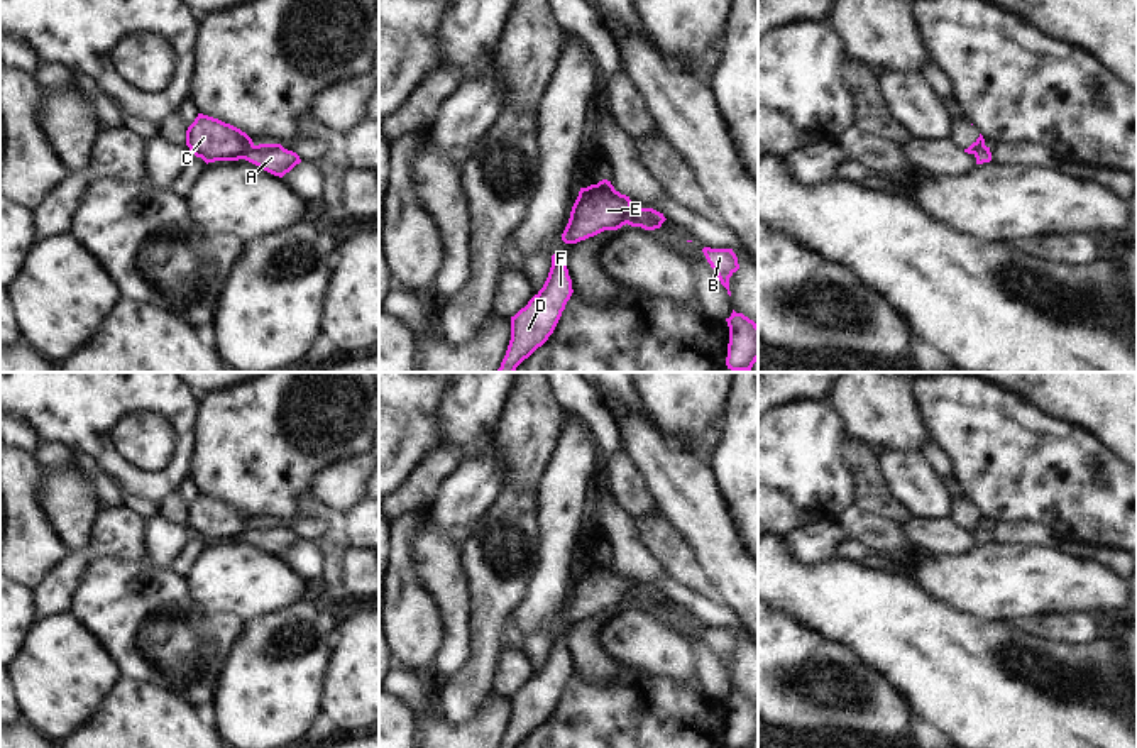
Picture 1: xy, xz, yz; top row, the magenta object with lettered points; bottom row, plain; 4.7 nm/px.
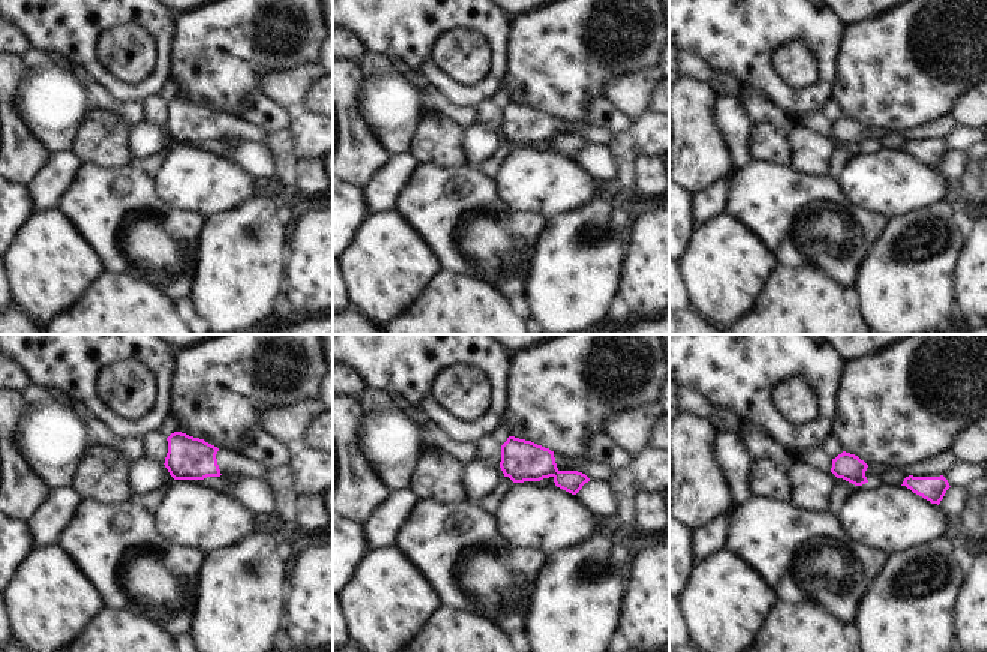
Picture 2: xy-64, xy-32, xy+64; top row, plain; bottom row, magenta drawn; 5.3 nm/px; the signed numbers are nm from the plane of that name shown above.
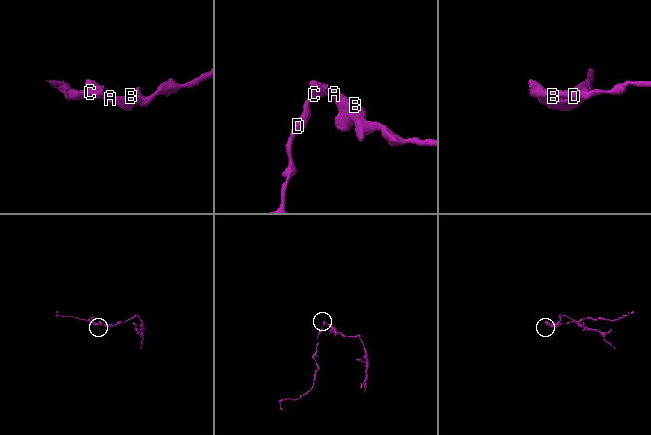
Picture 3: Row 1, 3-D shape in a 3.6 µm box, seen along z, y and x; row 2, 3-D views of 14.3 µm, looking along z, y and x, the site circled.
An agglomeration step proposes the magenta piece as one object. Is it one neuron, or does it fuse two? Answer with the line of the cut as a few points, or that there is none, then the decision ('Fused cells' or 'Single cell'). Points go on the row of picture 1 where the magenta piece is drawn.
Split along xz (633, 208), (626, 222). Fused cells

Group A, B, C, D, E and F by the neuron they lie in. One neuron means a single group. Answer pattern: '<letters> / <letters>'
A B / C D E F

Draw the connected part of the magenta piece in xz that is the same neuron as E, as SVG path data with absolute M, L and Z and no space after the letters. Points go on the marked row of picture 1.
M607 179L580 188L562 240L577 244L604 230L618 230L628 223L631 212L629 196L616 191Z

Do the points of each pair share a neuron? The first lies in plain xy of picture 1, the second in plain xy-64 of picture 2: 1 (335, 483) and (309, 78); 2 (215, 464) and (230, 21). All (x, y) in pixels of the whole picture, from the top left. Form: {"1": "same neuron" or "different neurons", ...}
{"1": "same neuron", "2": "same neuron"}

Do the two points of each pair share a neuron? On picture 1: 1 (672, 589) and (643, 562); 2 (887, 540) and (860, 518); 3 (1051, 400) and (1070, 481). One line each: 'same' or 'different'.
1: different
2: same
3: different

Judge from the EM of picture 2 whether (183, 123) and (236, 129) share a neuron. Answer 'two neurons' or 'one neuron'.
one neuron

